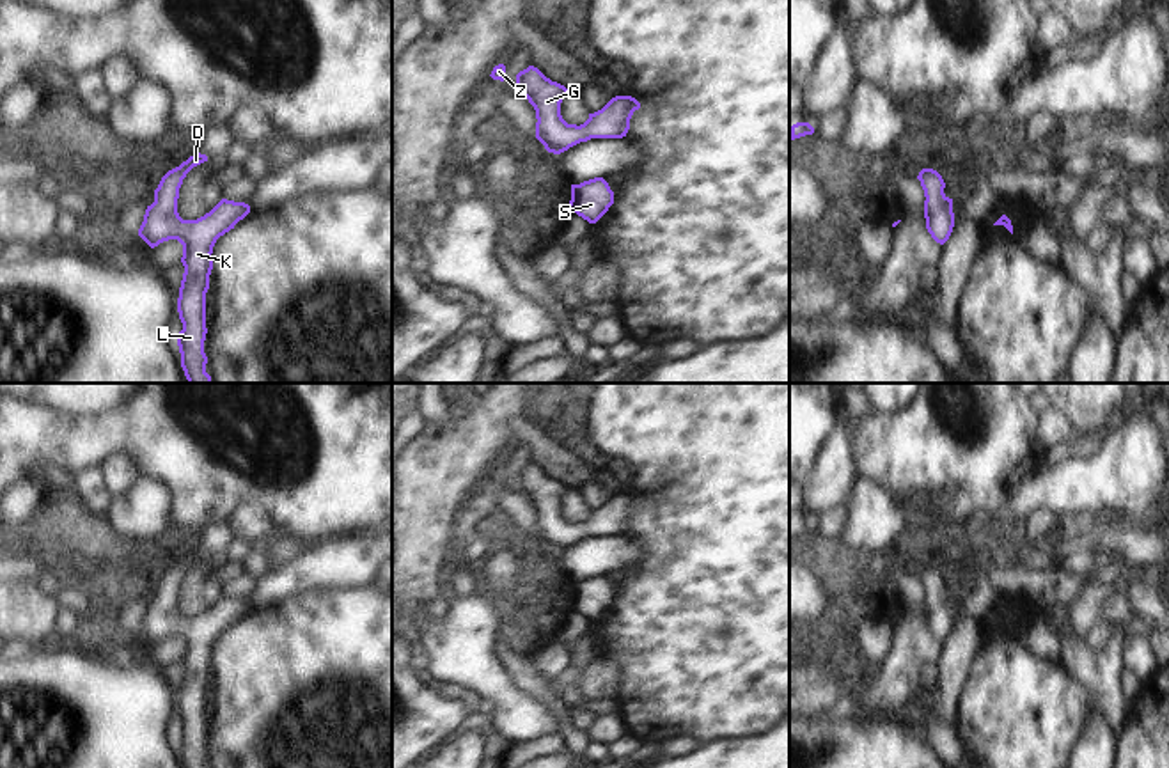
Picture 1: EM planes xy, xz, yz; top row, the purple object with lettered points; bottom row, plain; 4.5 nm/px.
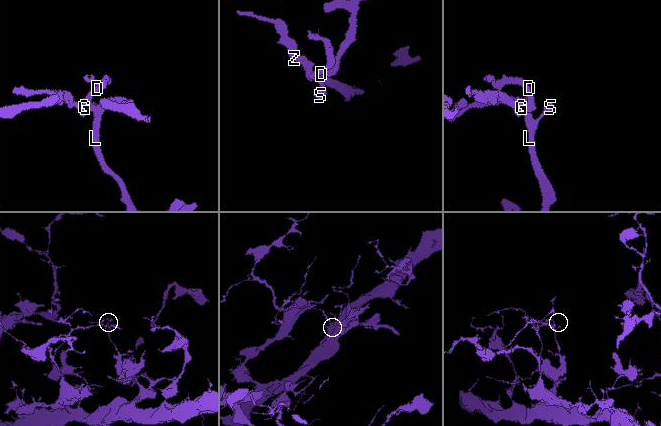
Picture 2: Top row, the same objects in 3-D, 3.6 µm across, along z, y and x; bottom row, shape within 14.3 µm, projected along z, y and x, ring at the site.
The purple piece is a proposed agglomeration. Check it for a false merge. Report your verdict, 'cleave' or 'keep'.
keep

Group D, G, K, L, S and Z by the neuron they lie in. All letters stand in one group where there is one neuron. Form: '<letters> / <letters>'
D G K L S Z

